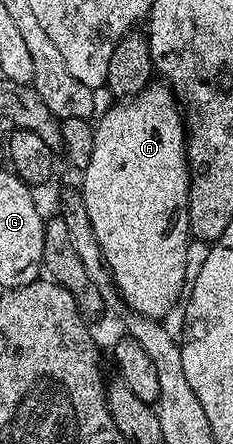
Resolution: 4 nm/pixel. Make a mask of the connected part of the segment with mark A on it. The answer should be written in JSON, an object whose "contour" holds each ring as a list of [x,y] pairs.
{"contour":[[[163,84],[146,86],[137,96],[111,105],[115,106],[109,107],[95,126],[93,156],[89,156],[89,164],[81,171],[85,212],[119,294],[128,308],[143,318],[163,320],[174,308],[175,301],[182,294],[184,297],[189,282],[187,238],[192,237],[189,224],[191,172],[187,168],[185,119],[174,93]]]}

